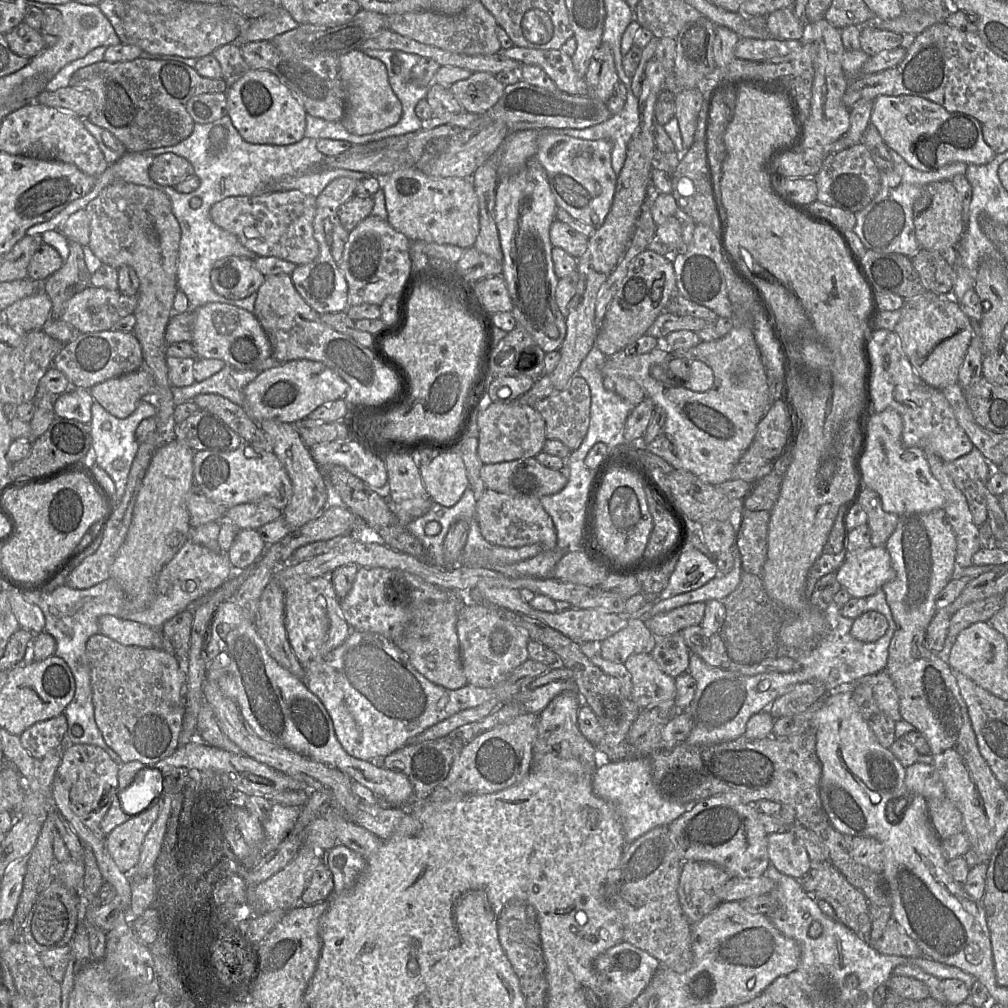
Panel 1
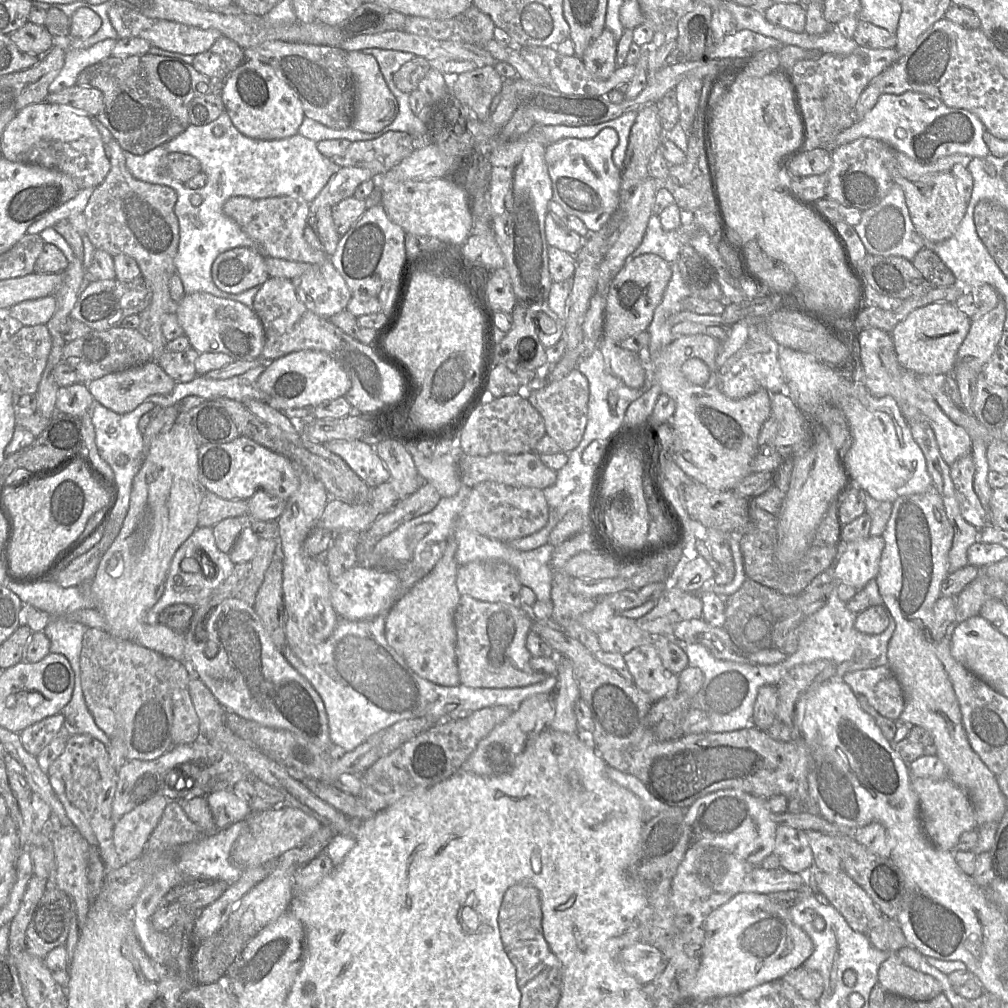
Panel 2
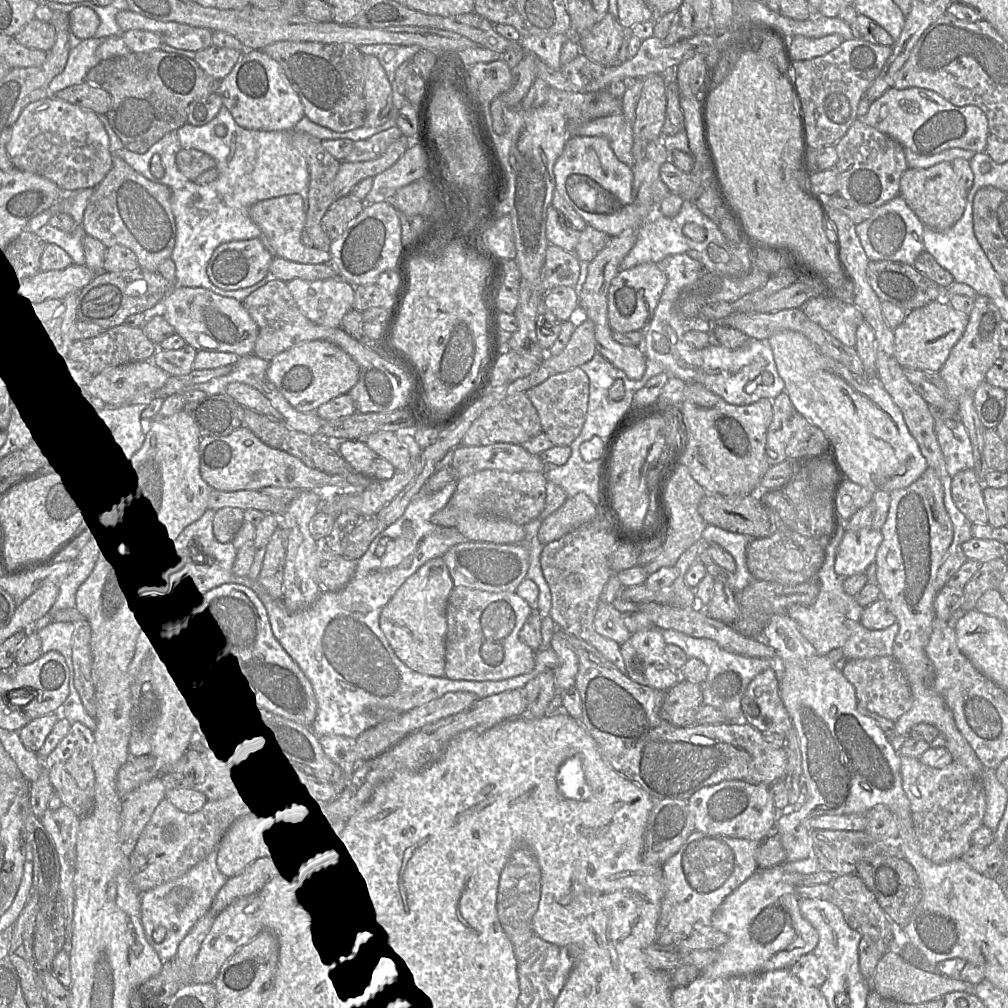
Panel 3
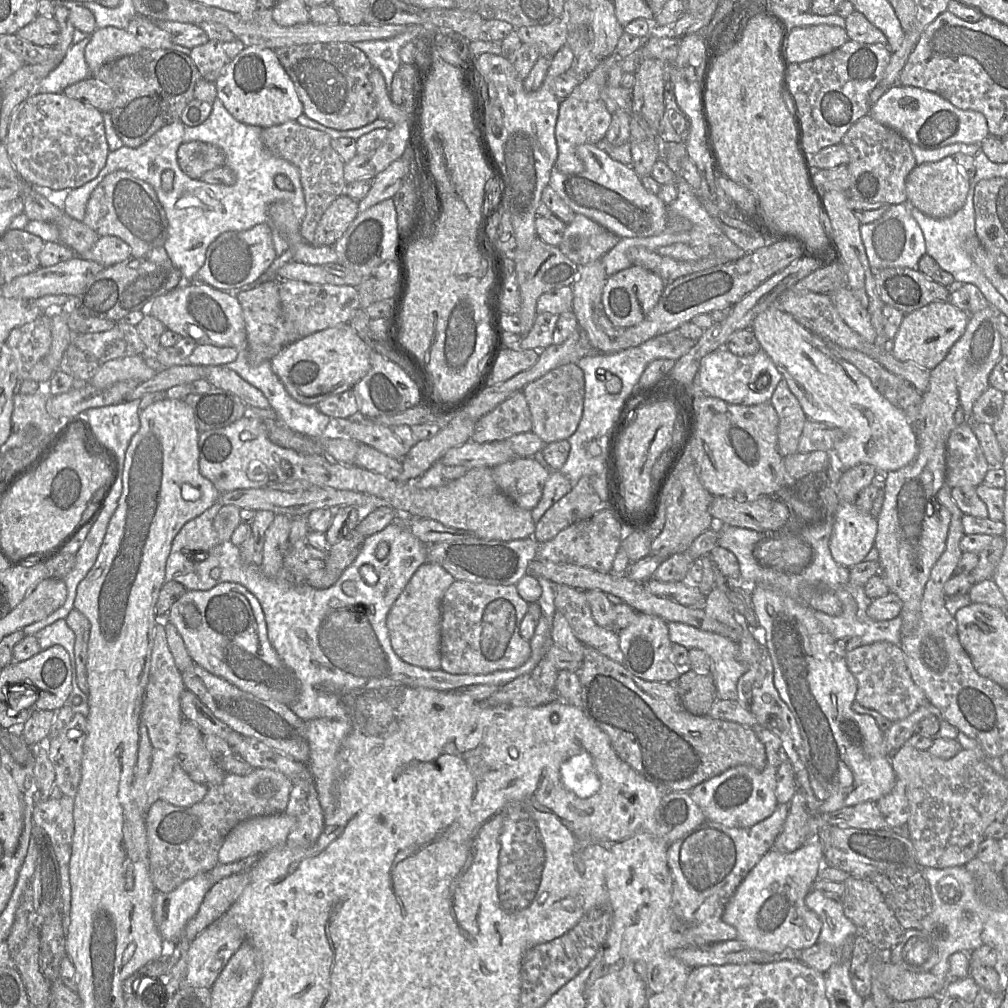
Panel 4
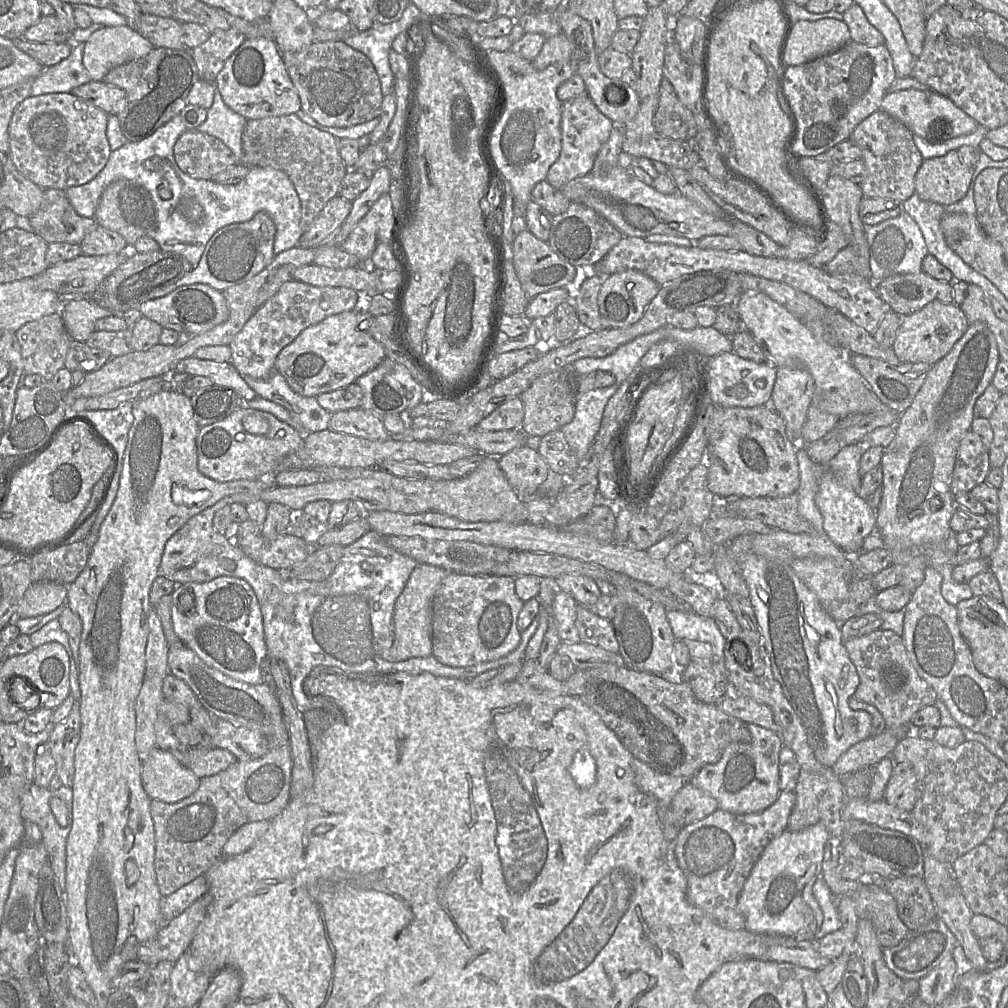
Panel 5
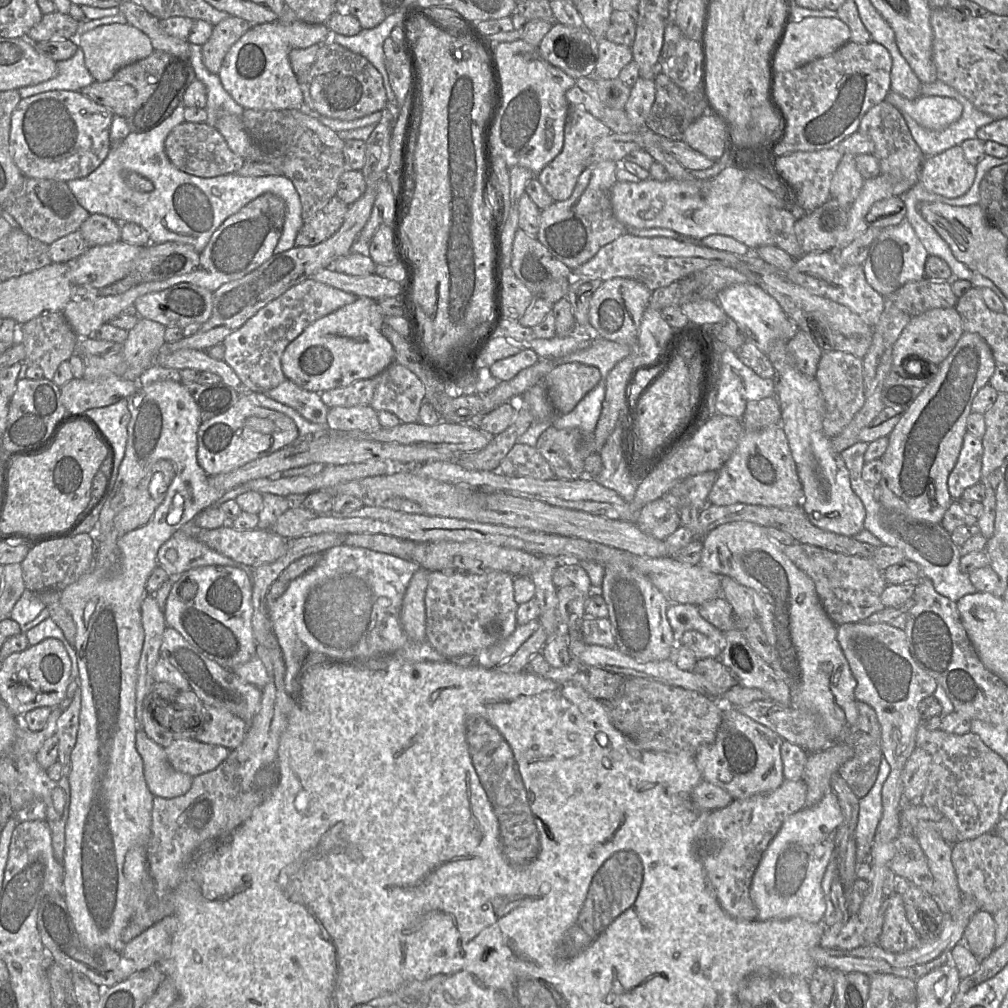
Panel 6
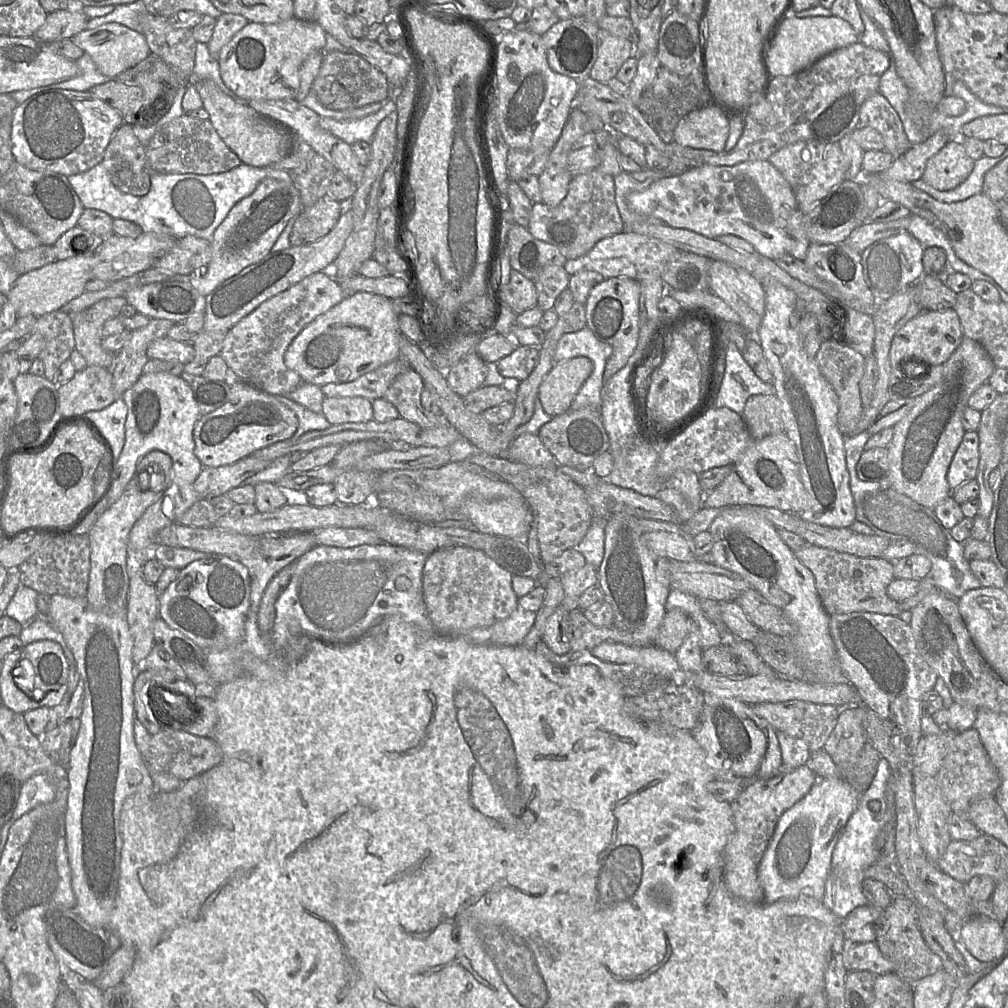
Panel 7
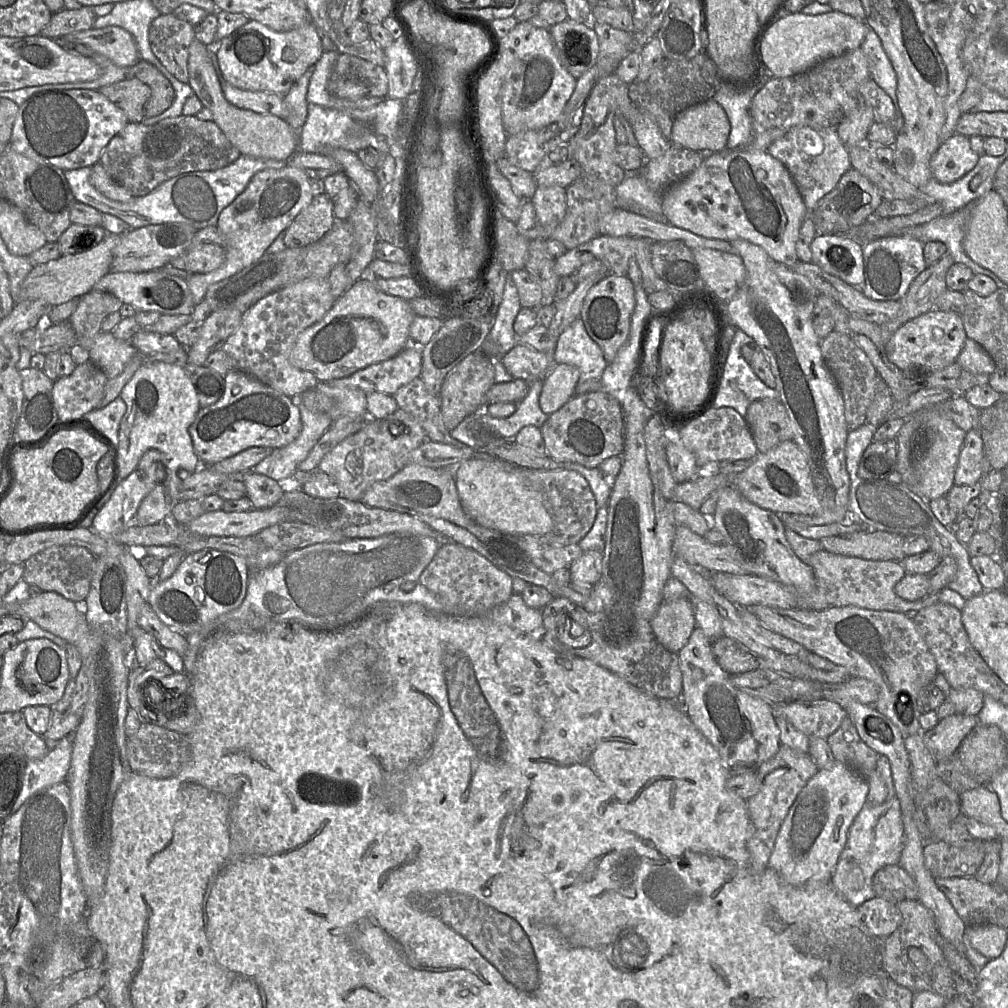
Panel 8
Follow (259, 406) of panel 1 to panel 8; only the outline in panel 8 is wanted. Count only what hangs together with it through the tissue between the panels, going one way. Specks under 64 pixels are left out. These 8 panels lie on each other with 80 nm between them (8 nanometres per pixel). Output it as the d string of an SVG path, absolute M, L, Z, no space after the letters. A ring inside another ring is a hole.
M358 279L336 299L332 308L314 325L297 337L290 355L290 363L303 371L311 372L318 381L345 378L358 370L396 356L410 344L409 328L415 318L409 301L377 290L369 279Z

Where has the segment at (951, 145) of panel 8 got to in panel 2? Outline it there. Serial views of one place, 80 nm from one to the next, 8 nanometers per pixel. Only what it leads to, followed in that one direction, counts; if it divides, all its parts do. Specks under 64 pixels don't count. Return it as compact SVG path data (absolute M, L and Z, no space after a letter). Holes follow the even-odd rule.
M896 158L887 161L886 169L893 183L902 188L910 219L916 232L924 238L927 246L943 242L955 234L965 216L967 203L951 171L908 178Z

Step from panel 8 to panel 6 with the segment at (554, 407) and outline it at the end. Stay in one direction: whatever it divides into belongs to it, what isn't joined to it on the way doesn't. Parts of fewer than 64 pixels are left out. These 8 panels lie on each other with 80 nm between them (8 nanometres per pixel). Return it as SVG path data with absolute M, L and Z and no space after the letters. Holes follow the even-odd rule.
M579 362L556 366L544 377L548 396L558 415L569 413L601 380L598 368Z

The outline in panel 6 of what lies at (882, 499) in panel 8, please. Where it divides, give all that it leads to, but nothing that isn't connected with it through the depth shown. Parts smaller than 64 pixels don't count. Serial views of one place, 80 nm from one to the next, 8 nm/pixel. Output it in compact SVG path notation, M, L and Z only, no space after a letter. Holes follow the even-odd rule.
M858 441L840 452L849 471L851 487L861 499L866 510L864 528L871 531L883 545L902 550L905 559L911 560L919 566L922 577L931 580L939 594L957 602L964 595L976 593L977 590L971 583L969 574L960 570L960 546L953 542L951 533L942 524L916 520L903 513L884 508L875 496L874 488L864 482L861 472L865 463L864 454L867 447L867 442Z

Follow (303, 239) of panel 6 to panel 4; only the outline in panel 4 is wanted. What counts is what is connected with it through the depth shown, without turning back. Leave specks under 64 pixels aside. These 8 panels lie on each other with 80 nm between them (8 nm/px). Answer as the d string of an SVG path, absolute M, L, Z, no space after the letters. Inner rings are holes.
M345 194L337 197L321 217L311 245L334 245L358 216L358 202Z

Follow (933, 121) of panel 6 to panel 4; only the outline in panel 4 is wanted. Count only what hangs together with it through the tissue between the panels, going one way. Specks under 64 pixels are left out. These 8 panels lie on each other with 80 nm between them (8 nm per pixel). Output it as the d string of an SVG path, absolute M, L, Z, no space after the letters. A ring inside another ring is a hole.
M896 84L888 88L870 107L869 115L898 132L910 144L923 149L937 149L955 143L980 145L990 135L982 113L961 110L937 93L914 86Z

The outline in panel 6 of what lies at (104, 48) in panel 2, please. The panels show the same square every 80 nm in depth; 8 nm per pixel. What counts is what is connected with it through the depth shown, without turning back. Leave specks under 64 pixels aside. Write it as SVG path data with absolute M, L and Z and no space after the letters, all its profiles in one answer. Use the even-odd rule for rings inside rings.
M78 48L76 54L68 60L57 62L57 72L51 79L32 86L18 89L22 99L52 90L81 91L94 82L87 69L83 50Z

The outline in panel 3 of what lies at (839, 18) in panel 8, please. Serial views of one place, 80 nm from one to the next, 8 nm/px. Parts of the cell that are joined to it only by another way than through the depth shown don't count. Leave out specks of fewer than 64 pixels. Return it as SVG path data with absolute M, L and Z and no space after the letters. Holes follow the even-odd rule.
M837 34L821 38L796 35L790 40L790 55L794 61L811 60L826 55L840 46L844 39Z

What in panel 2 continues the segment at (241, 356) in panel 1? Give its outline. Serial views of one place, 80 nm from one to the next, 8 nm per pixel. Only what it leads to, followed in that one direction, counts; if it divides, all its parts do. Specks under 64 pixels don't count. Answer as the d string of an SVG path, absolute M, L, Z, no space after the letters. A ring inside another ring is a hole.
M195 292L185 294L174 305L174 312L191 347L198 353L224 353L234 361L260 357L265 345L264 329L255 312L244 304L206 292Z

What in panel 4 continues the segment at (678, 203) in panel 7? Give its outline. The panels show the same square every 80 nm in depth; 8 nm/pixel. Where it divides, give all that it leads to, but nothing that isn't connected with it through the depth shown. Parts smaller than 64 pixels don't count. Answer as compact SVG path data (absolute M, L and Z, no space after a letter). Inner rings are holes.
M581 144L576 154L583 161L585 170L564 174L553 166L549 182L576 214L583 214L620 238L648 237L662 231L685 233L692 228L692 223L686 218L668 217L667 205L658 195L645 189L631 166L614 160L596 144Z

